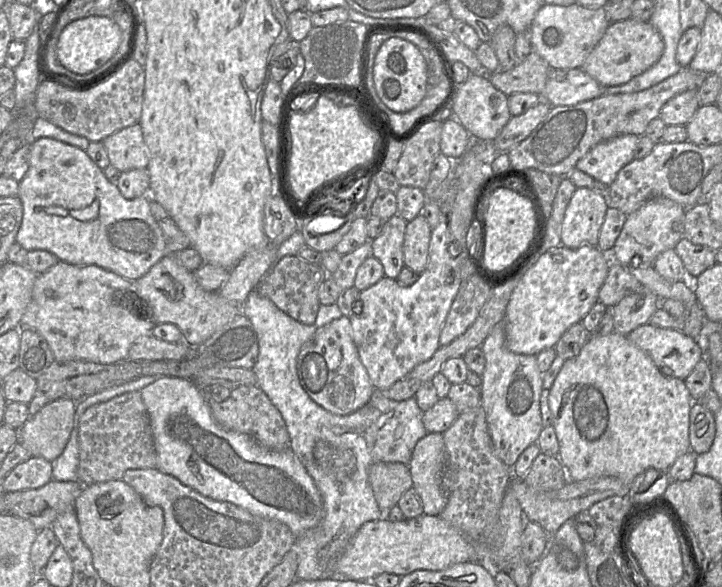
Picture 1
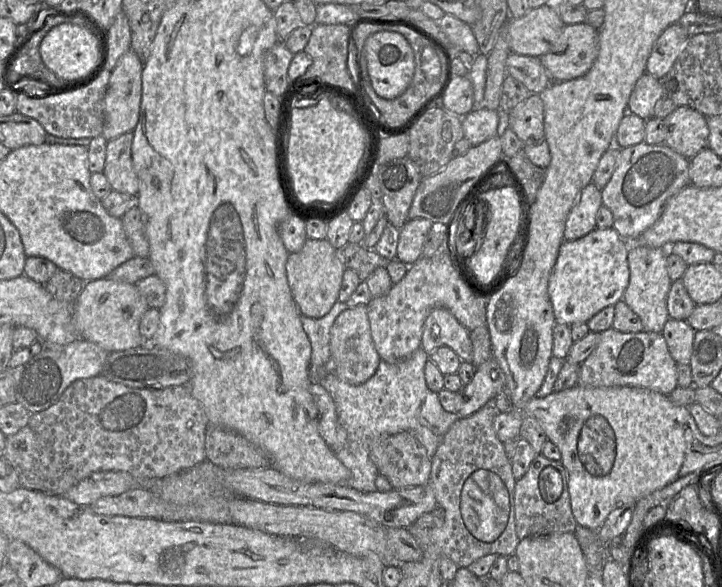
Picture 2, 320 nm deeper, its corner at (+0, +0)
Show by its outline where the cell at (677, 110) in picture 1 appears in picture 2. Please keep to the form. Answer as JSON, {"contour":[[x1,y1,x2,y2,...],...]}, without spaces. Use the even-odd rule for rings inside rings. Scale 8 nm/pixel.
{"contour":[[645,72,636,82,630,95,627,111,644,120,654,117,656,103,664,97,659,79]]}

